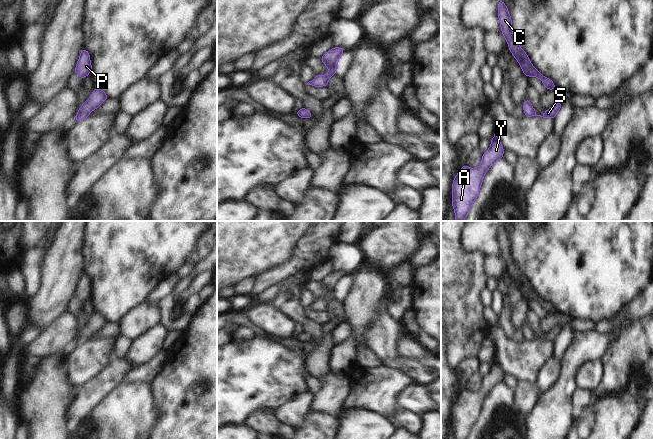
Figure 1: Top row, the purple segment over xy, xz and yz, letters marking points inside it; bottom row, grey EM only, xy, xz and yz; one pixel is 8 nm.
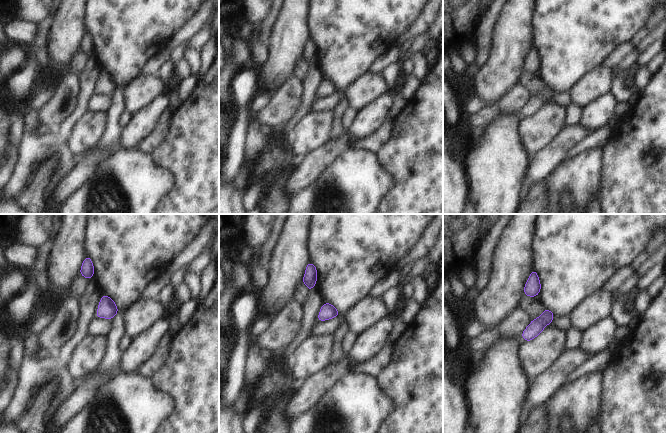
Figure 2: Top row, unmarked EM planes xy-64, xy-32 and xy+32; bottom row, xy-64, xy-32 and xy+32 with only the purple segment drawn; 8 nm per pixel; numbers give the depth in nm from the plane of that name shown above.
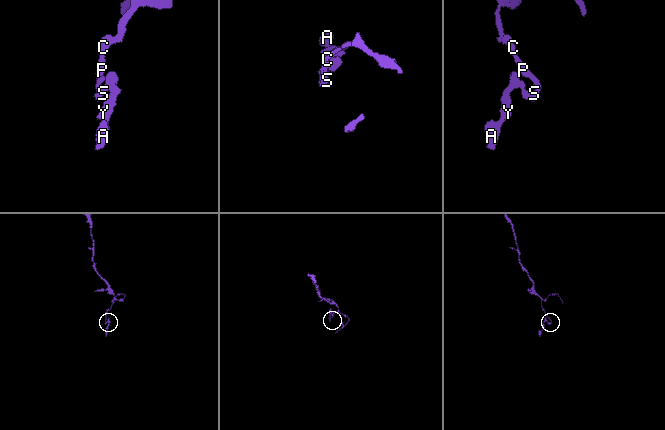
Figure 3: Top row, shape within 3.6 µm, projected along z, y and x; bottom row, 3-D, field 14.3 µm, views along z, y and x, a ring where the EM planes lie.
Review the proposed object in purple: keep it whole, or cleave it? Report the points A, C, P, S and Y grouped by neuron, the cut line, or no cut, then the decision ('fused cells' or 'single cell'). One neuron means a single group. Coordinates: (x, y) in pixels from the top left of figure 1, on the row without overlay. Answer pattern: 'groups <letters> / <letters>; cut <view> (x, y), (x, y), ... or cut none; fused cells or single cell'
groups A C P S Y; cut none; single cell

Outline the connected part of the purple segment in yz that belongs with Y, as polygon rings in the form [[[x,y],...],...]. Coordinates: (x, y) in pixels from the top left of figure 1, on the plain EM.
[[[495,355],[490,372],[483,377],[479,391],[469,392],[465,388],[453,403],[452,430],[455,439],[468,439],[473,426],[478,421],[484,399],[497,385],[502,384],[504,372]]]

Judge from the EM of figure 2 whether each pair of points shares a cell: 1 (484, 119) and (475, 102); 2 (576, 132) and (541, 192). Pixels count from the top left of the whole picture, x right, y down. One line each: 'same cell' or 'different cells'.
1: different cells
2: different cells

